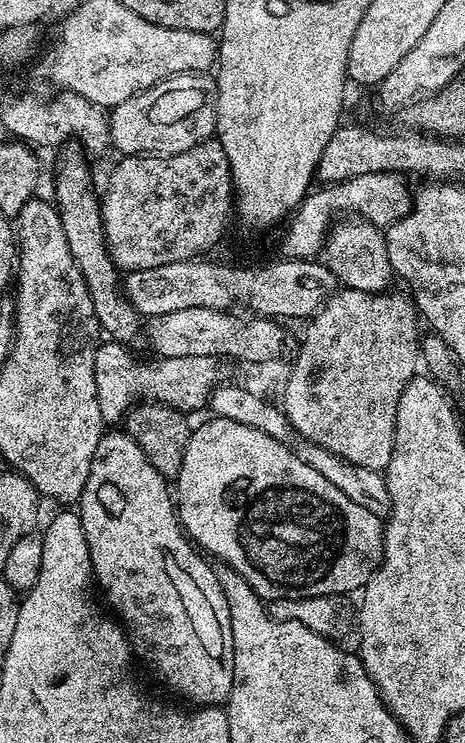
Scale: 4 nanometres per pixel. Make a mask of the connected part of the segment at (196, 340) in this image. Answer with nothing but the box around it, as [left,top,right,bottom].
[149,307,286,363]

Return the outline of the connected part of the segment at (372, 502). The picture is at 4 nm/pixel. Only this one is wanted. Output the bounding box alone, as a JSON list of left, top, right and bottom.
[209,385,392,519]

